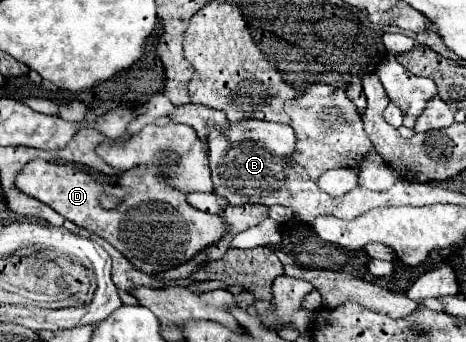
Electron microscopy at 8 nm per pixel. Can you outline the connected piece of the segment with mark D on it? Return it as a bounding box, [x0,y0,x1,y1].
[16,160,230,274]

